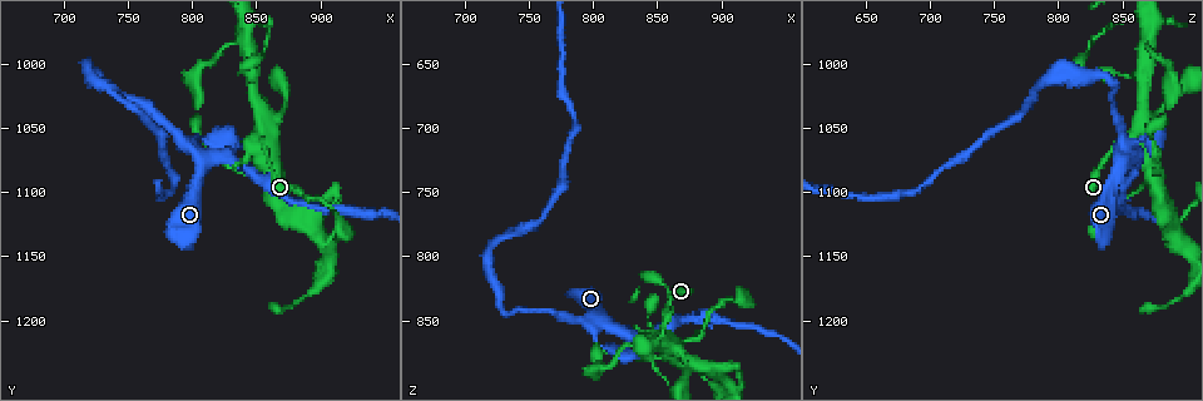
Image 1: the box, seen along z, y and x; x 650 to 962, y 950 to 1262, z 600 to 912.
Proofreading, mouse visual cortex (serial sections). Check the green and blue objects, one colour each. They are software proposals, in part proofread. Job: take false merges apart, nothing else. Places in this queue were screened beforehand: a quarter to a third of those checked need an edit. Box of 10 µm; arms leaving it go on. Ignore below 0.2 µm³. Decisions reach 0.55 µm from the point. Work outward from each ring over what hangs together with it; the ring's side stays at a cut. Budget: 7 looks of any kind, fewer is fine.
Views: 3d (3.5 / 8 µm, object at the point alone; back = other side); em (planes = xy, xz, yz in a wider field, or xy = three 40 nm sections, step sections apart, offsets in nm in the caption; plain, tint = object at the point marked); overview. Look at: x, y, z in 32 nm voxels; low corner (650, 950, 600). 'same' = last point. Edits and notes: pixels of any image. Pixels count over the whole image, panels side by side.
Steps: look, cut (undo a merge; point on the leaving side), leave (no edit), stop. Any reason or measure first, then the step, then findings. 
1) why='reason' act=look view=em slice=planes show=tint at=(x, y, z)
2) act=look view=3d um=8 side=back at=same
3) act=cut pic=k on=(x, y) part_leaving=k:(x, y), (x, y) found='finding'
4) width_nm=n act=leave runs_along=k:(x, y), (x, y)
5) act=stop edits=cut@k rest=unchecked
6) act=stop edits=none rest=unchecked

why='a fork' act=look view=em slice=planes show=tint at=(806, 1074, 850)

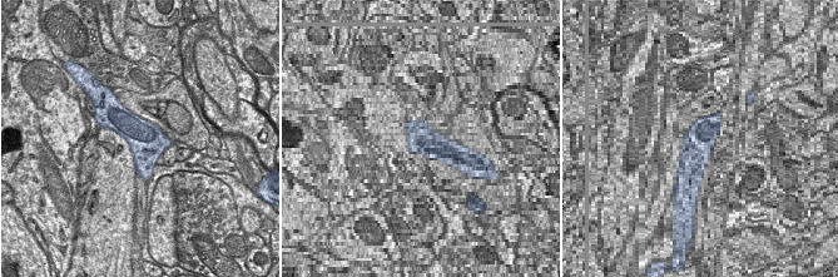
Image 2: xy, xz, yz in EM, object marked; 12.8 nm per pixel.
why='see where the arms go' act=look view=3d um=3.5 at=same

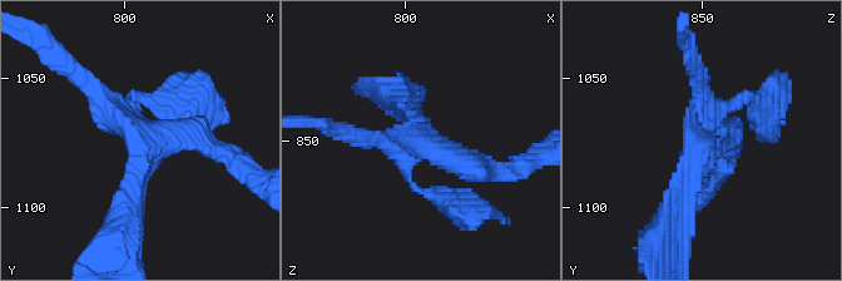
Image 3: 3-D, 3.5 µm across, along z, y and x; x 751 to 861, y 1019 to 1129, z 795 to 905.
width_nm=460 act=leave runs_along=3:(130, 216), (142, 139), (84, 78) found='continuous, no second cell'

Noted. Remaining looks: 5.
why='abrupt turn' act=look view=3d um=3.5 at=(730, 1014, 844)

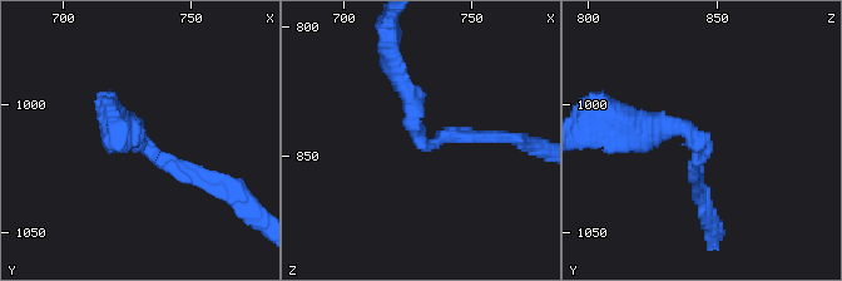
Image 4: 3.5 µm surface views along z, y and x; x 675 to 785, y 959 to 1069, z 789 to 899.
arm_widths_nm=150,250 why='need the tissue' act=look view=em slice=xy step=3 show=tint at=(731, 1016, 845)

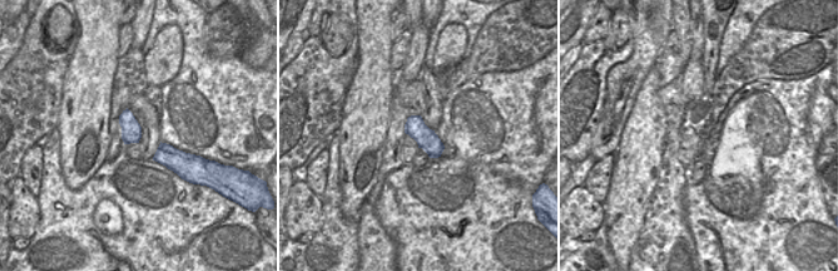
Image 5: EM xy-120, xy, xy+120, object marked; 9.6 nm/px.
act=leave runs_along=4:(490, 138), (425, 144), (395, 74) found='all the same cell'

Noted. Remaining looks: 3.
why='a fork' act=look view=3d um=3.5 side=back at=(898, 1136, 892)

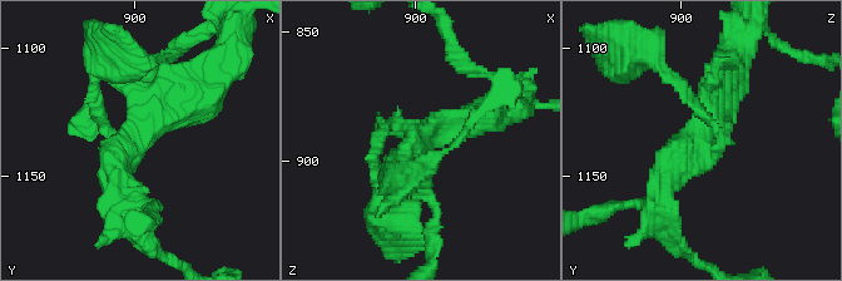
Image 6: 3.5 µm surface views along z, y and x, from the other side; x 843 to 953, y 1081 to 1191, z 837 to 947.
arms=3 arm_widths_nm=150,300,350 act=look view=em slice=planes show=tint at=(901, 1136, 894)

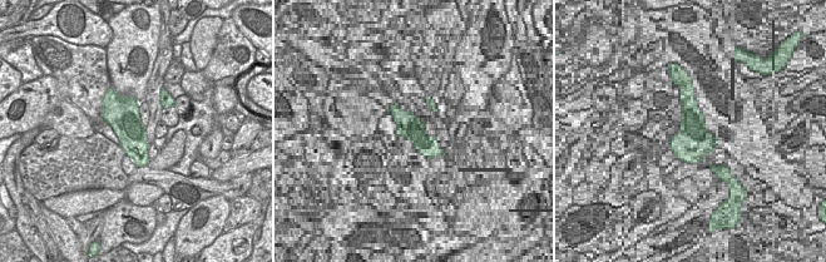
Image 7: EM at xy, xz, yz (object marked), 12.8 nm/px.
act=leave runs_along=6:(193, 84), (120, 157), (117, 207) found='continuous, no second cell'

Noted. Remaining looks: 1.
act=stop edits=none rest=unchecked

